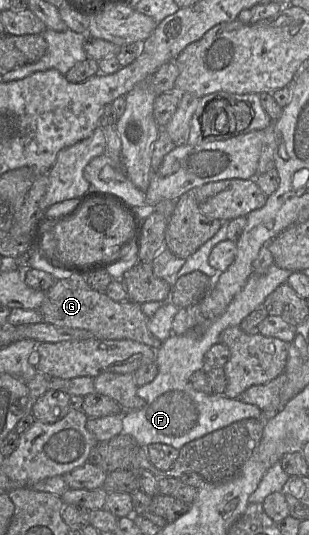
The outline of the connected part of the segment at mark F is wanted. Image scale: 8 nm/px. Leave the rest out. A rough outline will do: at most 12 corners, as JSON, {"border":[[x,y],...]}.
{"border":[[293,271],[251,274],[201,337],[172,334],[137,388],[122,433],[181,449],[261,410],[193,388],[190,376]]}

